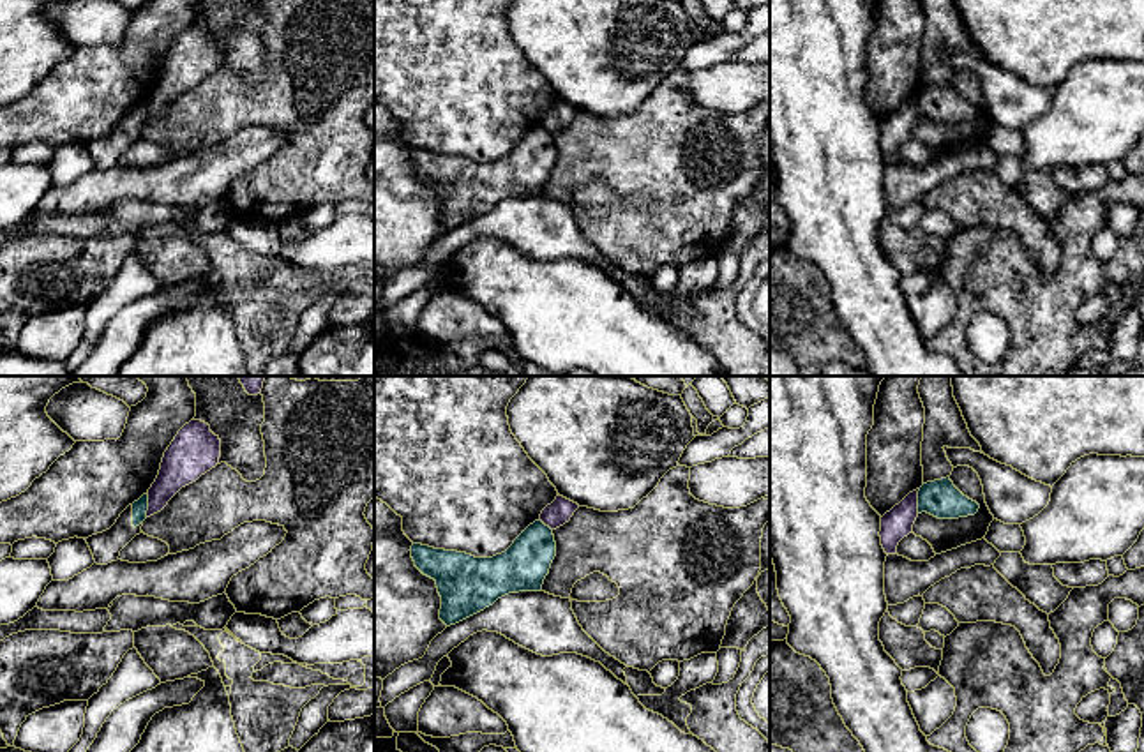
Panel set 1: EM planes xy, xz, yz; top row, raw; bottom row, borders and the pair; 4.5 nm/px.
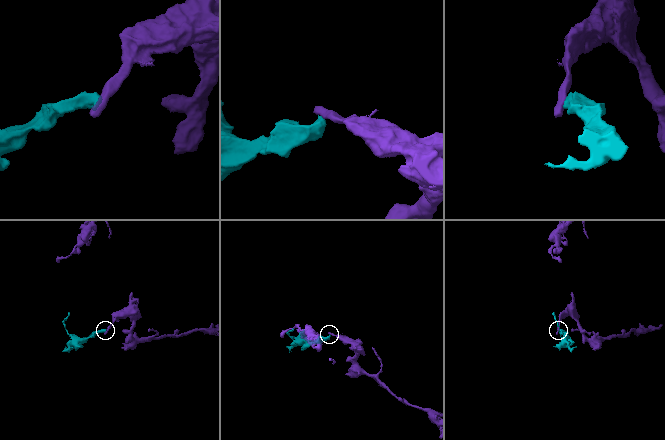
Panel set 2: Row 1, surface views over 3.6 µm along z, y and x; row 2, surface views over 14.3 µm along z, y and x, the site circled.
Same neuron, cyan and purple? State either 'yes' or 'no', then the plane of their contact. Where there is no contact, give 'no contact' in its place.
no | xy

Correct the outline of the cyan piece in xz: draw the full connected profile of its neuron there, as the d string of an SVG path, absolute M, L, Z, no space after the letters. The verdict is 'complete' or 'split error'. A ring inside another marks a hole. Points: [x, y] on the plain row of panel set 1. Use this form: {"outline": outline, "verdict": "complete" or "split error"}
{"outline": "M535 125L505 157L493 162L422 148L413 148L410 155L415 171L436 185L440 224L450 231L508 198L540 196L556 161L556 147L553 134Z", "verdict": "complete"}

